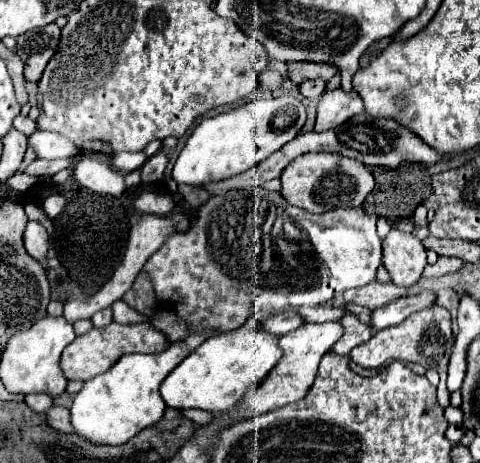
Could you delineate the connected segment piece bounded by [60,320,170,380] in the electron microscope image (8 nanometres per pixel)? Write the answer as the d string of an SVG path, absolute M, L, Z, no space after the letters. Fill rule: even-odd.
M112 322L106 328L92 328L86 334L78 336L70 346L64 348L62 352L62 360L60 360L60 368L64 372L64 376L68 380L90 380L102 372L106 372L108 368L112 368L116 364L116 360L124 354L130 352L162 352L170 346L170 340L164 332L156 330L152 326L152 322L140 322L140 324L116 324Z

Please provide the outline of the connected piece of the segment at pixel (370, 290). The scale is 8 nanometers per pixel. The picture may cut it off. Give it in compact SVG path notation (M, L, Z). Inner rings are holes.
M372 282L364 288L356 288L356 290L348 290L344 296L350 304L362 304L368 310L376 310L380 306L386 306L388 302L394 302L396 298L400 298L404 294L404 290L400 290L394 284L380 284L380 282Z

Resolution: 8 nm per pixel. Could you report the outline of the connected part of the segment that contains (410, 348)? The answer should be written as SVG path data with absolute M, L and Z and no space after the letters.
M432 306L426 310L420 310L412 316L408 316L402 324L376 330L372 338L366 344L356 346L350 352L350 358L362 366L362 368L382 368L388 366L390 362L416 362L422 364L424 368L434 368L440 374L440 384L438 384L438 402L442 408L450 406L450 392L446 388L446 366L448 358L452 352L454 344L454 334L452 334L452 324L450 324L450 312L440 306Z

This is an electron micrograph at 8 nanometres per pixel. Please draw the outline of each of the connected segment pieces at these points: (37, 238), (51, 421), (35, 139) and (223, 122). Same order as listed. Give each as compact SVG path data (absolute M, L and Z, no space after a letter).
M28 222L26 230L24 230L24 246L26 246L26 252L34 260L38 260L38 262L44 260L44 256L48 252L48 234L42 224Z
M50 406L44 414L46 414L46 420L48 420L48 426L52 426L54 430L72 432L70 412L66 408L62 408L62 406Z
M36 130L30 136L28 142L36 150L38 158L54 160L54 158L68 158L68 156L76 156L78 154L78 148L68 138L64 138L64 136L56 134L56 132Z
M292 96L254 100L214 118L204 118L182 148L172 170L172 178L180 184L204 186L208 182L220 182L238 176L264 162L286 142L296 138L300 128L304 126L304 120L306 110L302 102Z

